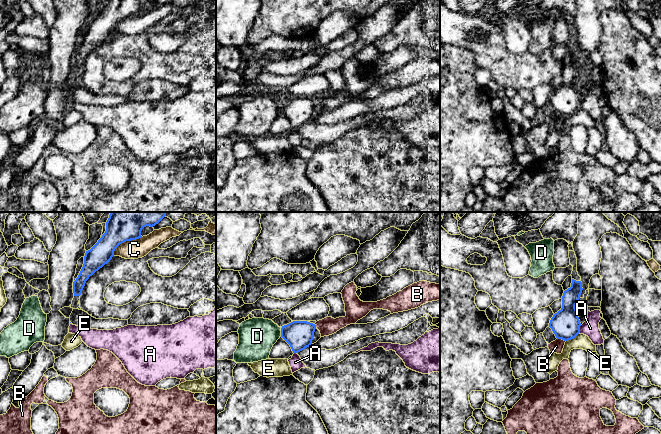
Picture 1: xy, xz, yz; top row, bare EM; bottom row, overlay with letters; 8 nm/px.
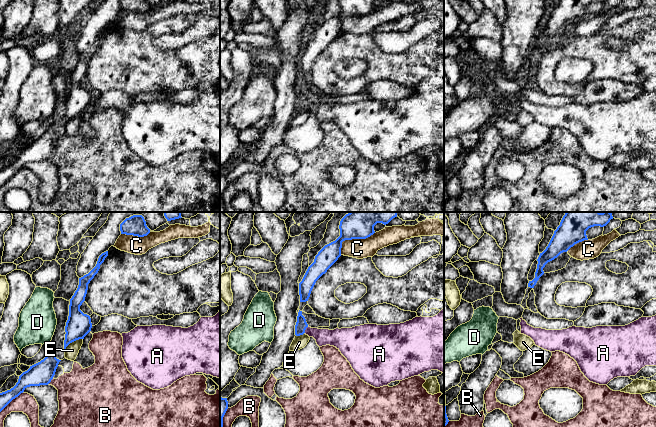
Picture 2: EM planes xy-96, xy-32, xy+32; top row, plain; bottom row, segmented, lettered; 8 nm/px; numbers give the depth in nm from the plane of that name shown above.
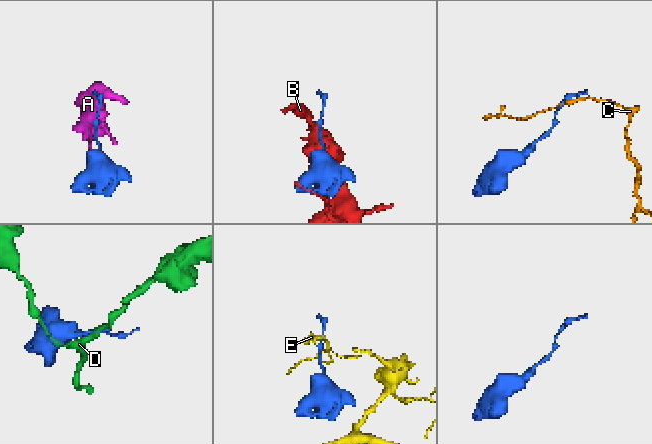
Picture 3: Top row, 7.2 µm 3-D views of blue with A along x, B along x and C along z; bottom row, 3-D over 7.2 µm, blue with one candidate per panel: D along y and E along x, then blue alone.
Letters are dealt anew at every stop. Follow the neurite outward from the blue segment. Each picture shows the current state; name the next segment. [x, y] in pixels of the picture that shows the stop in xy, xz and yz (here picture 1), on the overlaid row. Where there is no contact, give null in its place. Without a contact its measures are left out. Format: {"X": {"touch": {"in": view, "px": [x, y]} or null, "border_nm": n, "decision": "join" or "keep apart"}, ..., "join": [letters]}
{"A": {"touch": {"in": "yz", "px": [579, 329]}, "border_nm": 70, "decision": "keep apart"}, "B": {"touch": {"in": "yz", "px": [561, 338]}, "border_nm": 80, "decision": "keep apart"}, "C": {"touch": {"in": "xy", "px": [125, 241]}, "border_nm": 280, "decision": "keep apart"}, "D": {"touch": {"in": "xz", "px": [281, 332]}, "border_nm": 60, "decision": "keep apart"}, "E": {"touch": {"in": "yz", "px": [572, 338]}, "border_nm": 130, "decision": "keep apart"}, "join": []}

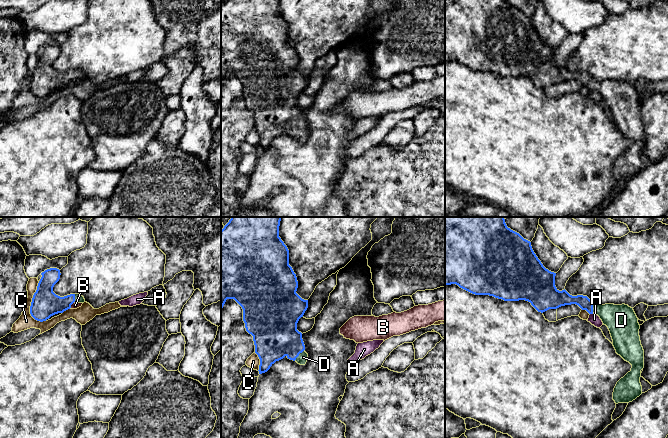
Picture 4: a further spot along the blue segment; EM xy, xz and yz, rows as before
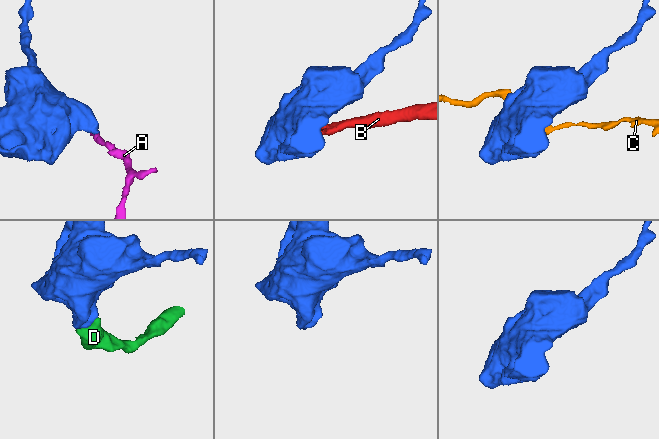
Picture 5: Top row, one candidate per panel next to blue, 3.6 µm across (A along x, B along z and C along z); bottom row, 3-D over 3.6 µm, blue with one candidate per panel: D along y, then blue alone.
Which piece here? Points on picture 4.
{"A": {"touch": {"in": "yz", "px": [591, 313]}, "border_nm": 30, "decision": "keep apart"}, "B": {"touch": {"in": "xy", "px": [71, 304]}, "border_nm": 80, "decision": "keep apart"}, "C": {"touch": {"in": "xy", "px": [31, 304]}, "border_nm": 340, "decision": "keep apart"}, "D": {"touch": {"in": "xz", "px": [298, 355]}, "border_nm": 120, "decision": "join"}, "join": ["D"]}

